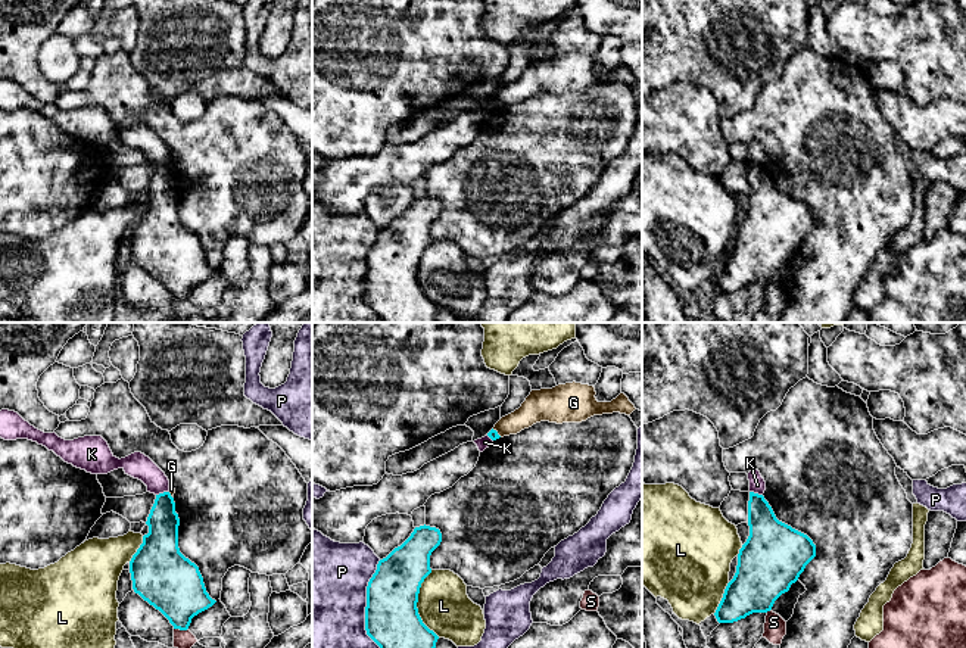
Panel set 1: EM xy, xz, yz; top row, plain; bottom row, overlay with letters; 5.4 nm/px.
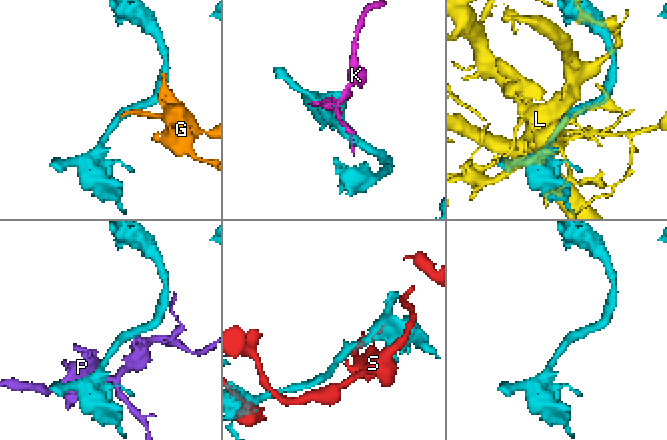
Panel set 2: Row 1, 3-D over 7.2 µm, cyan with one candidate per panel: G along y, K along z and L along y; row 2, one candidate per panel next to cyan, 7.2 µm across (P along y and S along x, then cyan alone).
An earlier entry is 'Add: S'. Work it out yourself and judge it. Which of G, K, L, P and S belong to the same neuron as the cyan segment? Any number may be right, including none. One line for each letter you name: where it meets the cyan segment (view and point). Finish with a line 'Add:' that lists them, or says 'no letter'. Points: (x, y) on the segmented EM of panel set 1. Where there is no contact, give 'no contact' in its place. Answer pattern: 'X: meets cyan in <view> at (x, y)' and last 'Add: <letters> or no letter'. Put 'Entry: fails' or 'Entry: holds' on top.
Entry: fails
Add: no letter

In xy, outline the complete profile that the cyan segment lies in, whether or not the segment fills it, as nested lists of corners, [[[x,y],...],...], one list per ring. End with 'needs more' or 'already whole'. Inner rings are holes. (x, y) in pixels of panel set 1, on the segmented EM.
[[[169,492],[156,495],[146,524],[149,526],[149,533],[143,536],[143,543],[130,561],[133,589],[159,610],[174,629],[187,630],[191,619],[212,607],[216,601],[206,592],[199,567],[180,552],[180,518]]]; already whole

